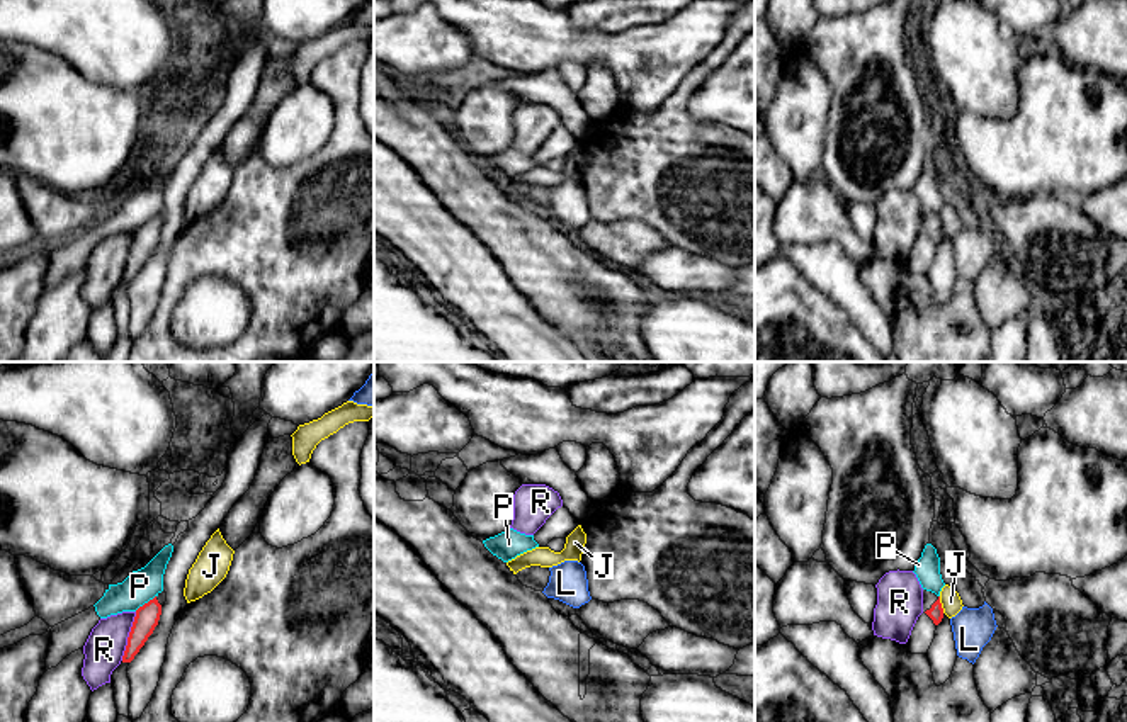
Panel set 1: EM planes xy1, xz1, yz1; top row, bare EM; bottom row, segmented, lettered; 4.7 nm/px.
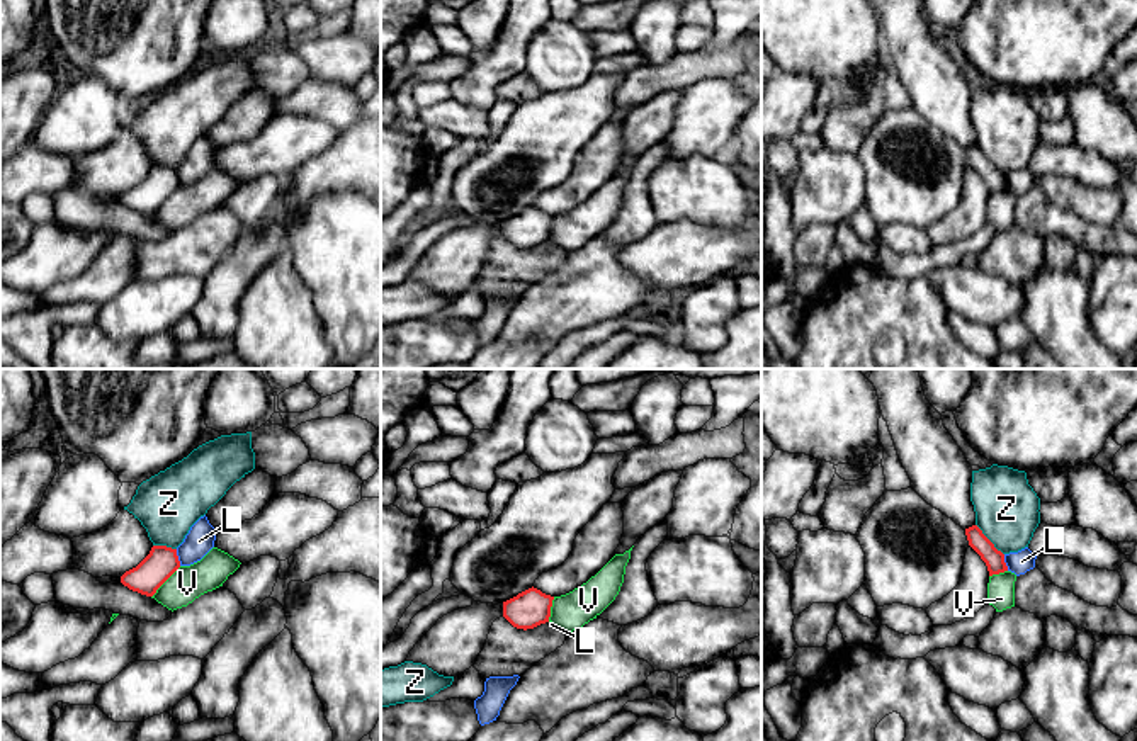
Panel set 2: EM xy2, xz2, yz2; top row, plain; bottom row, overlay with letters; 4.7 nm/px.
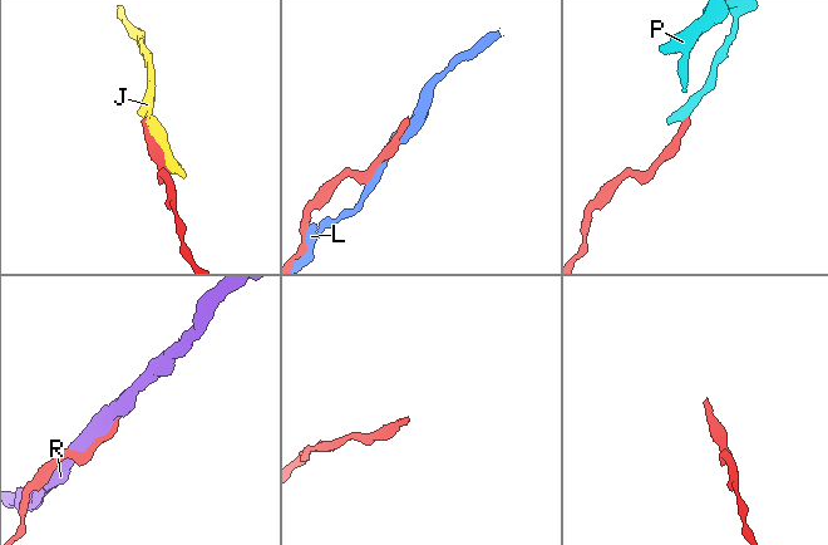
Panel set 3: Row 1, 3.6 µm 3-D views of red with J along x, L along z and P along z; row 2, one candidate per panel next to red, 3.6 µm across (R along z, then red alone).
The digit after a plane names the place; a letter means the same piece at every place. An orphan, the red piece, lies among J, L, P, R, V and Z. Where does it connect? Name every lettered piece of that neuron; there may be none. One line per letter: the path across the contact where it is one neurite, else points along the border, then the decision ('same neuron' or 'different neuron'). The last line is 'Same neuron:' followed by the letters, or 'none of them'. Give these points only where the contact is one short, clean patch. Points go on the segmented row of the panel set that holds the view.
J: different neuron
L: different neuron
P: along xy1 (155, 595), (135, 610) | different neuron
R: different neuron
V: along xy2 (181, 566), (152, 597) | different neuron
Z: different neuron
Same neuron: none of them

